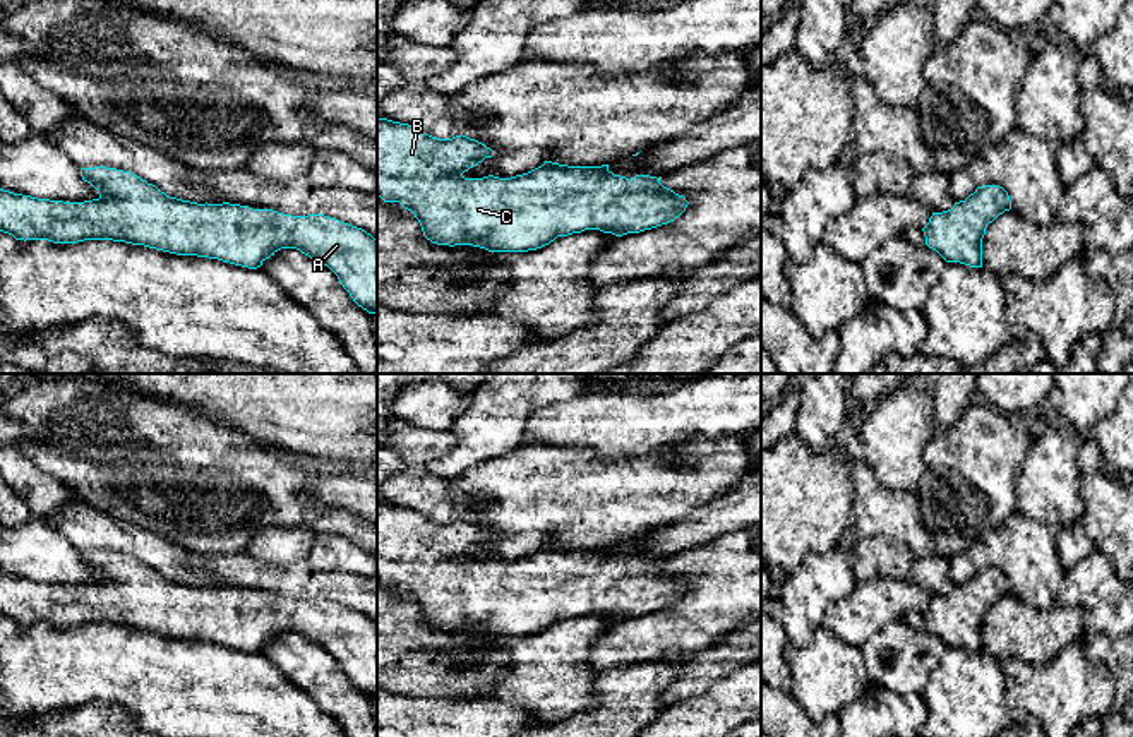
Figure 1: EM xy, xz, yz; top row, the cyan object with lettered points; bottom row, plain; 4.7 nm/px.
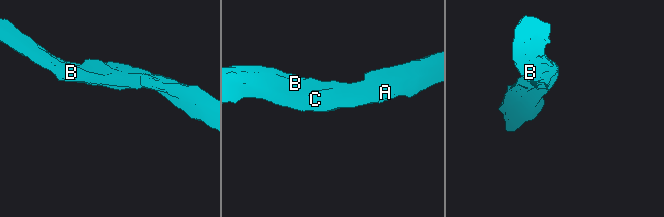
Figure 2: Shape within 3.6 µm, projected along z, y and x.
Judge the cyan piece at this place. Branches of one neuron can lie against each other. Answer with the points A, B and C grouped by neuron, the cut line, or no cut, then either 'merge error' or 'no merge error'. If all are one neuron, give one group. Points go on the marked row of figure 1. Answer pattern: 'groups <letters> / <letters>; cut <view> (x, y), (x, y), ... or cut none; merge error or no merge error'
groups A B C; cut none; no merge error

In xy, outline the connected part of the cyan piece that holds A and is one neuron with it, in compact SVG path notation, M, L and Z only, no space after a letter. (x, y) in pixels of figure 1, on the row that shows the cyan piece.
M81 168L81 177L98 190L98 199L63 202L0 189L0 231L24 242L125 242L177 255L218 259L249 269L261 267L281 249L297 249L327 266L358 307L369 314L377 314L377 240L362 228L324 214L291 216L230 202L197 204L182 201L166 195L137 175L117 168Z

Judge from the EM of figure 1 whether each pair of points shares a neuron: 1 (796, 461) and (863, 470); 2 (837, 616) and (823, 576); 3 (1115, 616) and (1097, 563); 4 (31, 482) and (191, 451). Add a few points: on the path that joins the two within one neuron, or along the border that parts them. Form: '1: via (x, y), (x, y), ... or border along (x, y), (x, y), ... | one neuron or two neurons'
1: border along (839, 451), (849, 467), (856, 489), (854, 508) | two neurons
2: border along (857, 583), (828, 609), (820, 624) | two neurons
3: via (1109, 602), (1097, 588), (1097, 576) | one neuron
4: border along (21, 453), (64, 482), (81, 499) | two neurons

